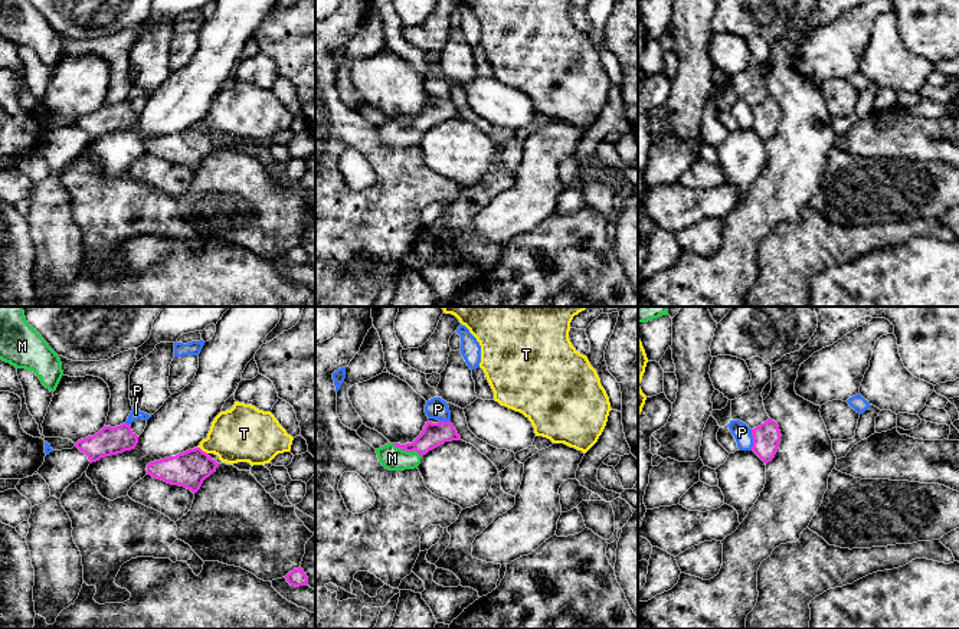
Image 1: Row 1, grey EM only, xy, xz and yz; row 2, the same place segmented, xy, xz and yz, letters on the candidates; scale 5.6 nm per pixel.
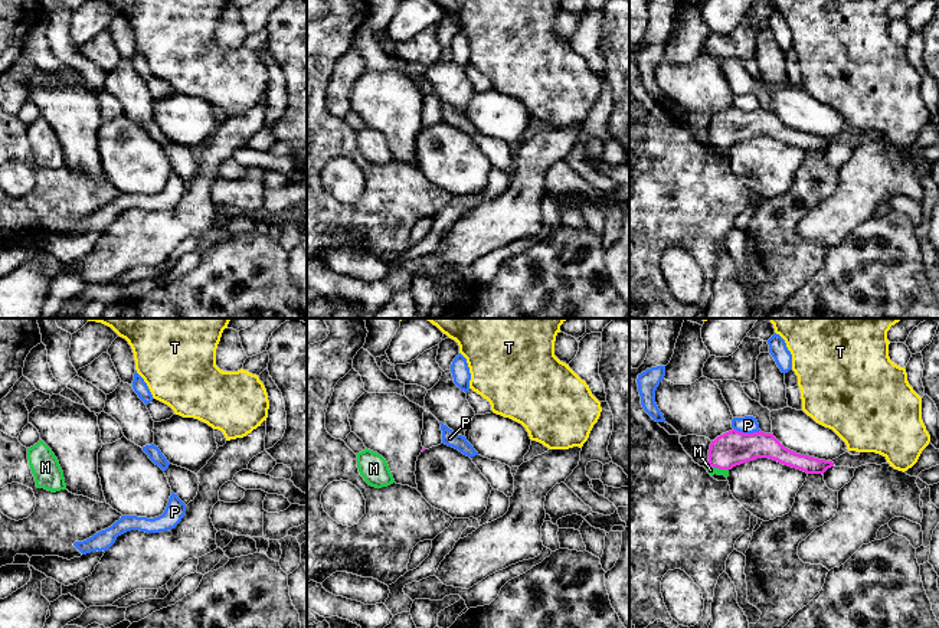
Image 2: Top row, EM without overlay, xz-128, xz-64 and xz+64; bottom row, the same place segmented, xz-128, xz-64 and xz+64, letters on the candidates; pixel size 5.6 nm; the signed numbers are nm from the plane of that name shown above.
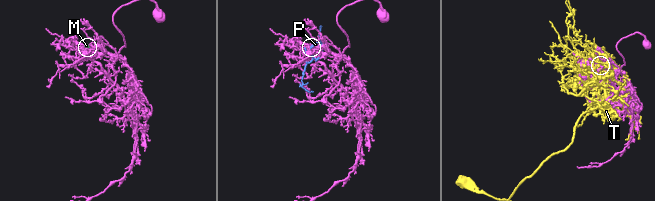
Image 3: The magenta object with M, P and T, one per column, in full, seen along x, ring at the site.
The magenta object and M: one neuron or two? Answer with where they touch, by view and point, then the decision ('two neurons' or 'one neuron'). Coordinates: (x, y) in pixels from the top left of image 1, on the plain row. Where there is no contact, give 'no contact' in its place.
meets magenta in xz at (406, 128); one neuron

